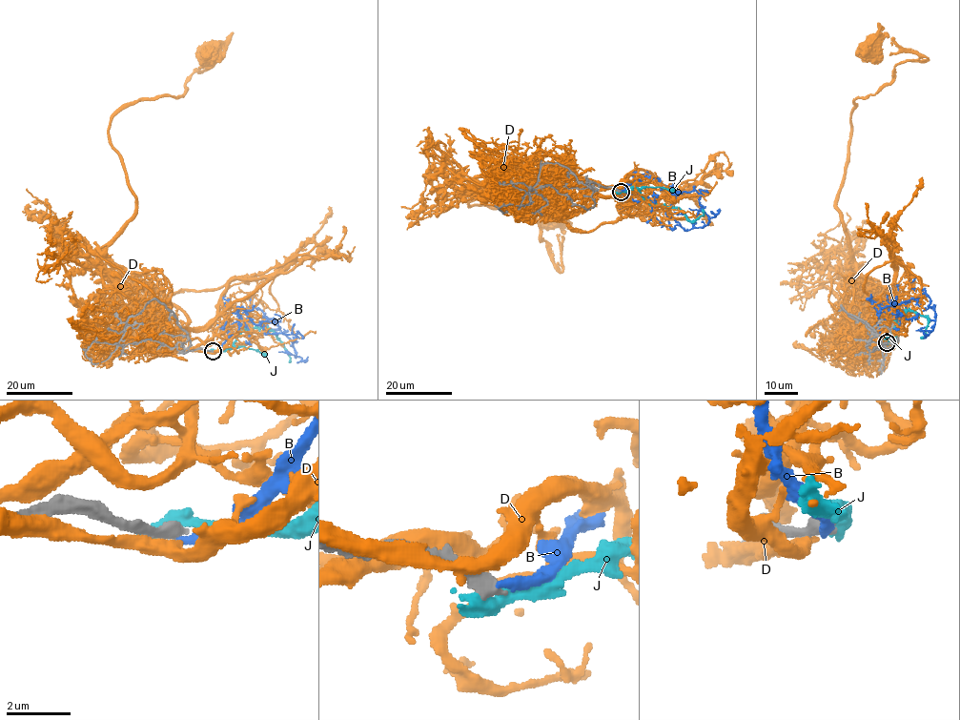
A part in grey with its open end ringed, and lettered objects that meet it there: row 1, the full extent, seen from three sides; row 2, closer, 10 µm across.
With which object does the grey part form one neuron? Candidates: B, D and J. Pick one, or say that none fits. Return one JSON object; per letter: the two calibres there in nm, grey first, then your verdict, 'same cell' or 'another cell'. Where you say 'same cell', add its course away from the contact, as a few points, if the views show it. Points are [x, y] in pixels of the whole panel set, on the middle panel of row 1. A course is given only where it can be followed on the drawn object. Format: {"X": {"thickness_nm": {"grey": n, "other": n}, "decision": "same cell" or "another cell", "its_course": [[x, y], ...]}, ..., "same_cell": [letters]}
{"B": {"thickness_nm": {"grey": 440, "other": 280}, "decision": "another cell"}, "D": {"thickness_nm": {"grey": 300, "other": 400}, "decision": "another cell"}, "J": {"thickness_nm": {"grey": 480, "other": 550}, "decision": "another cell"}, "same_cell": []}

